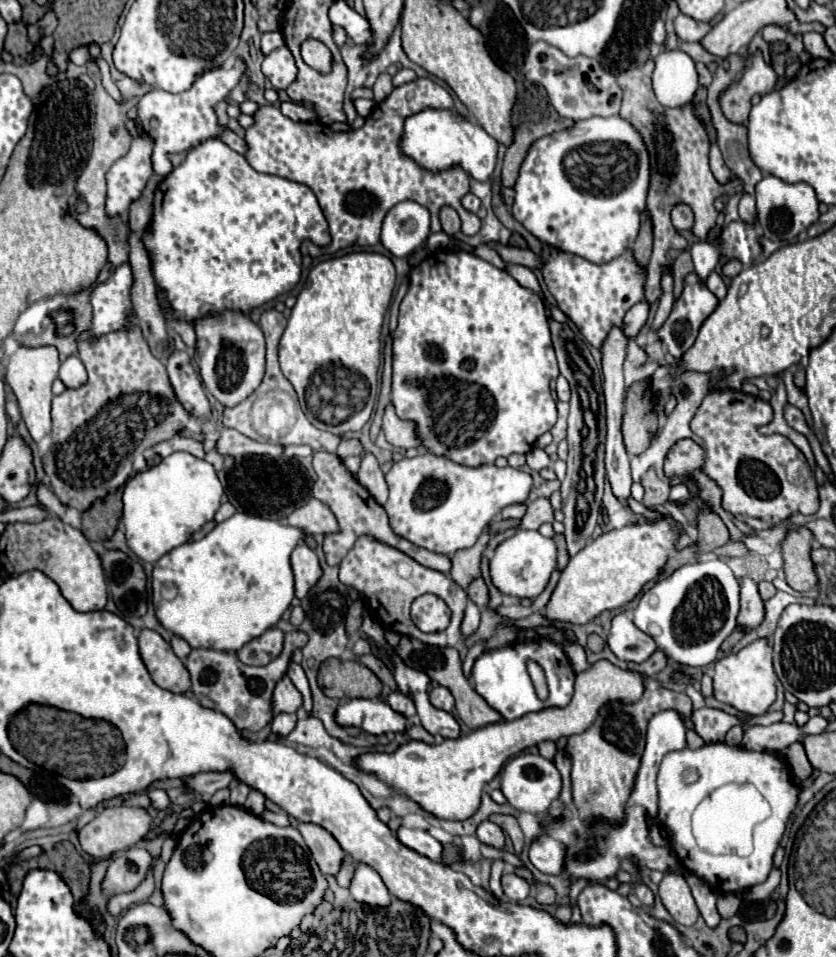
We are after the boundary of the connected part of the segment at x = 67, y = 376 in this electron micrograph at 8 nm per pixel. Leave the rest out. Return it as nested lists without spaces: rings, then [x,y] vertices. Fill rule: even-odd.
[[[77,354],[69,356],[61,368],[59,368],[59,378],[67,388],[79,388],[85,384],[87,380],[87,372],[85,372],[85,364],[81,362],[81,358]]]

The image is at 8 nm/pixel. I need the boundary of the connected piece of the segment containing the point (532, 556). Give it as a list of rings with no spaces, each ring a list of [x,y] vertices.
[[[519,530],[515,536],[503,540],[497,546],[495,556],[491,558],[491,578],[493,584],[503,594],[533,600],[545,590],[555,566],[557,566],[557,546],[553,538],[545,538],[535,530]]]

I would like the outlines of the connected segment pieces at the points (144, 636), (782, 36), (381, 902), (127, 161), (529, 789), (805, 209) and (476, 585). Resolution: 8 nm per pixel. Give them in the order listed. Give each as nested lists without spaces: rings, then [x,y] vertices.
[[[141,630],[139,654],[157,686],[175,694],[183,694],[189,690],[191,680],[187,668],[157,632]]]
[[[765,26],[761,32],[765,42],[777,42],[777,40],[787,40],[787,32],[779,26]]]
[[[359,862],[355,864],[355,876],[351,880],[349,890],[357,902],[369,906],[381,906],[381,908],[387,908],[391,904],[391,894],[385,888],[385,882],[367,864],[359,864]]]
[[[133,136],[131,150],[107,172],[107,214],[125,218],[129,204],[141,196],[151,168],[153,142],[147,136]]]
[[[519,754],[519,756],[513,756],[501,770],[501,792],[505,794],[507,802],[519,812],[541,814],[559,796],[561,774],[551,760],[539,754]]]
[[[763,176],[763,180],[755,186],[755,200],[759,208],[757,224],[761,224],[763,236],[773,242],[793,242],[819,218],[819,200],[813,186],[805,182],[787,184],[775,176]]]
[[[477,578],[471,582],[469,590],[467,590],[469,598],[479,606],[479,608],[485,608],[487,602],[489,602],[489,590],[487,590],[487,584],[483,582],[483,578]]]

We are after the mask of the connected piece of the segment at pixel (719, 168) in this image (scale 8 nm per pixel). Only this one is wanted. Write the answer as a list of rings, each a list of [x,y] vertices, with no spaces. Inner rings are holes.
[[[716,142],[711,143],[710,146],[709,164],[717,181],[721,184],[725,184],[729,180],[731,173],[724,162],[723,156]]]

